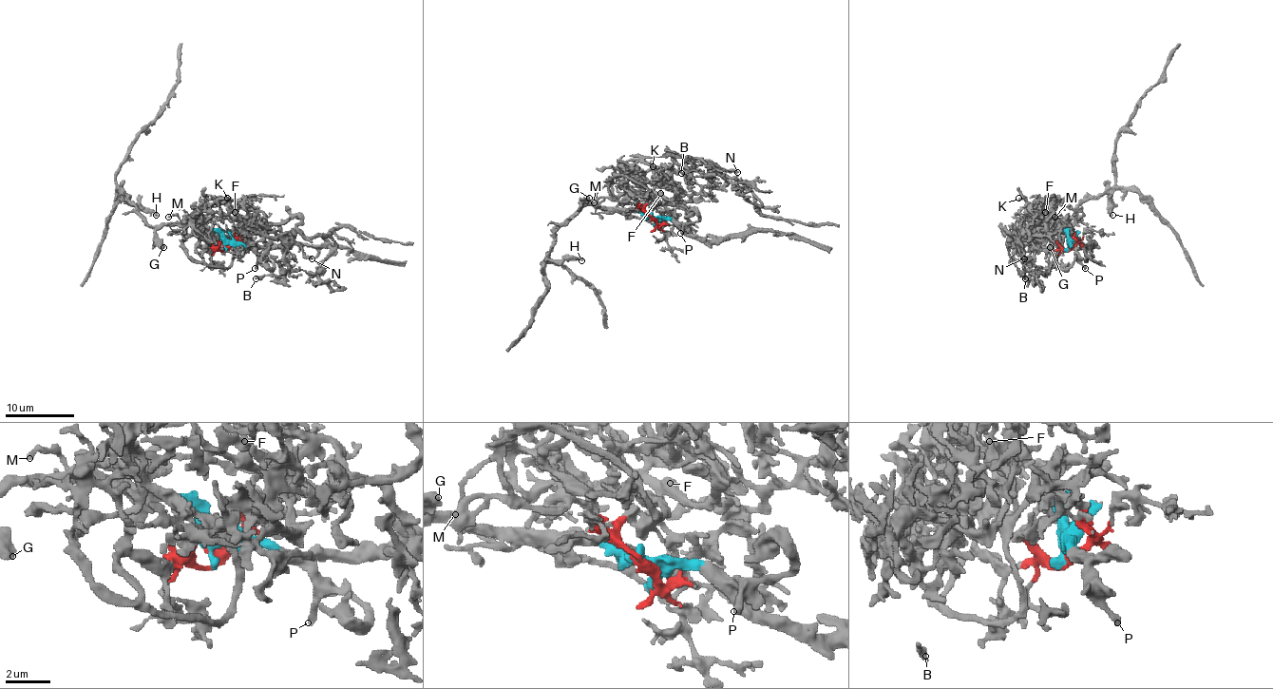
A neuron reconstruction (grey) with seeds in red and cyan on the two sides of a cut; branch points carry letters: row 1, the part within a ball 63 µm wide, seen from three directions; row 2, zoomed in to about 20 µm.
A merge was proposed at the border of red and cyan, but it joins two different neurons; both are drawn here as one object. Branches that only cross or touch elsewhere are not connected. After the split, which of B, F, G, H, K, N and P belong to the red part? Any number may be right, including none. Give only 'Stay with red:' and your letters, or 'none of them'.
Stay with red: B, F, K, N

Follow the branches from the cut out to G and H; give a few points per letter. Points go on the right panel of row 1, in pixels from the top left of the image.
G: (1068, 248), (1061, 223), (1057, 223), (1049, 248)
H: (1068, 248), (1065, 231), (1061, 223), (1057, 225), (1065, 225), (1085, 200), (1110, 196), (1113, 215)

